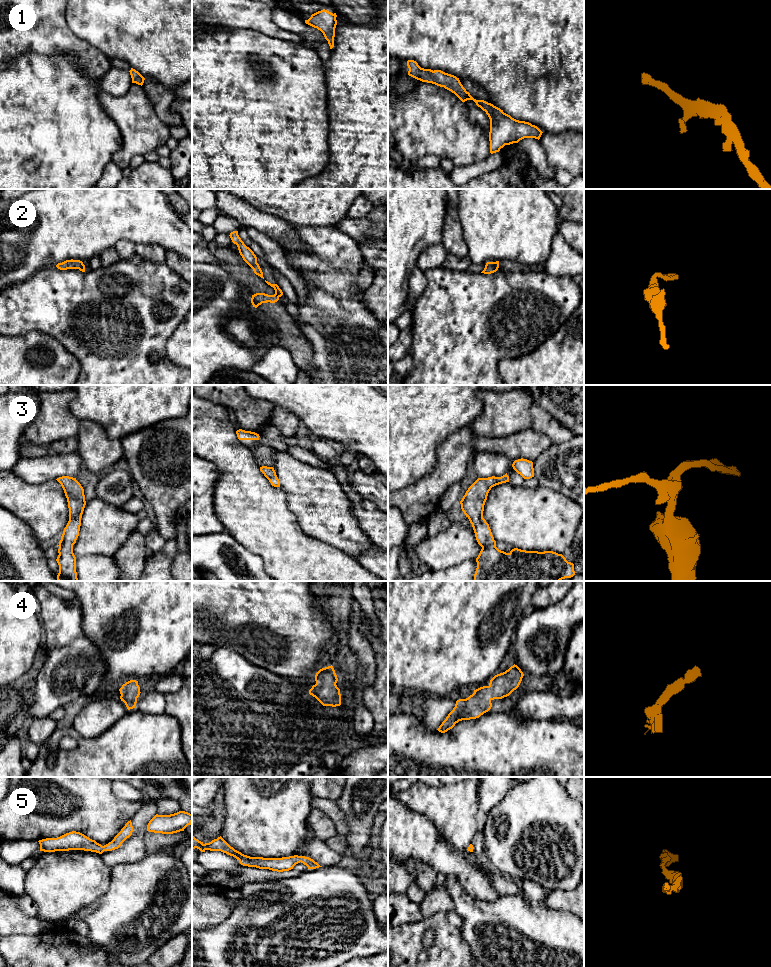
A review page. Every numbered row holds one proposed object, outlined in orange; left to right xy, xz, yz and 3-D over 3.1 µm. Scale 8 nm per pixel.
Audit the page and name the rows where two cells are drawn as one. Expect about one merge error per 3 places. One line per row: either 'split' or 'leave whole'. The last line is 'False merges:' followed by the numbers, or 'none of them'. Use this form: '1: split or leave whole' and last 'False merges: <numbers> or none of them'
1: leave whole
2: split
3: leave whole
4: leave whole
5: leave whole
False merges: 2

